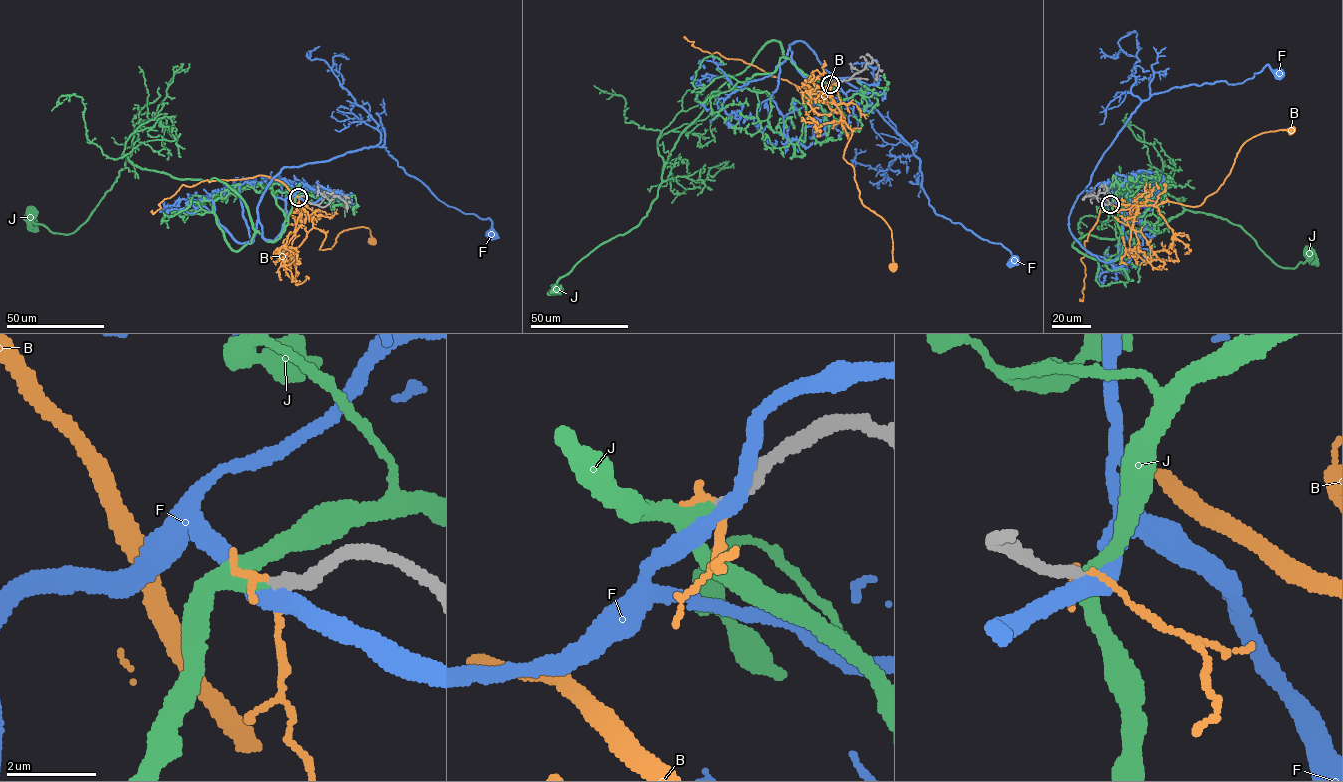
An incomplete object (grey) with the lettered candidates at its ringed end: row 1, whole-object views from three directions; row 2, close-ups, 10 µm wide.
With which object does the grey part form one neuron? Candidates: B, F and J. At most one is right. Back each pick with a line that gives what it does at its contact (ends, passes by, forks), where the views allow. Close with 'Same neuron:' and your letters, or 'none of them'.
J: It passes by
Same neuron: J

